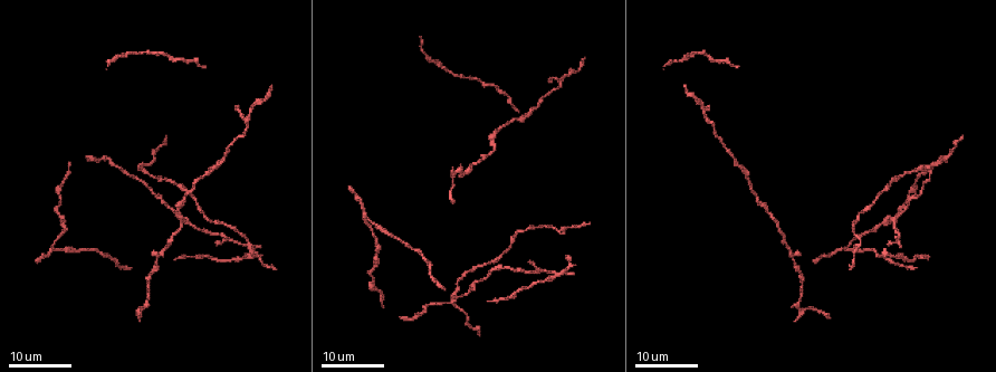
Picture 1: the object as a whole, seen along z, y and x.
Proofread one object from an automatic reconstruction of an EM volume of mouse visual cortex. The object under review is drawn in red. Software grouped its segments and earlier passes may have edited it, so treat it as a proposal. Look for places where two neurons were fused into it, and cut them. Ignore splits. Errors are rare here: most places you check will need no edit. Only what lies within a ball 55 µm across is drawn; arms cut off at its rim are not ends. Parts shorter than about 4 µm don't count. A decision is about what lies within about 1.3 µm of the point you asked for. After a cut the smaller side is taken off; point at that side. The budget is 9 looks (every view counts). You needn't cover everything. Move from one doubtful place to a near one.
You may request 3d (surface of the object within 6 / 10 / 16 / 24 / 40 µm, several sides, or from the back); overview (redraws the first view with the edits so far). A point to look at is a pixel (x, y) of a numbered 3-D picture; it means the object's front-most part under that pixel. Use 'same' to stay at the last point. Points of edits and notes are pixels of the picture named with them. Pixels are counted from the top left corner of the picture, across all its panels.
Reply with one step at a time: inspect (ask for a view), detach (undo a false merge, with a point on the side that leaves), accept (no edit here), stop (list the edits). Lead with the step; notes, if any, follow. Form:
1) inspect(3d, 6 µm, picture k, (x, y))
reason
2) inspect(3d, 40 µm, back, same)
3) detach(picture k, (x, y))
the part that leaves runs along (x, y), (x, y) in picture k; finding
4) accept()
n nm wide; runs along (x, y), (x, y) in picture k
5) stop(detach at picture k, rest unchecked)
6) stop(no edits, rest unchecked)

inspect(3d, 24 µm, picture 1, (446, 304))
side arm on a straight run

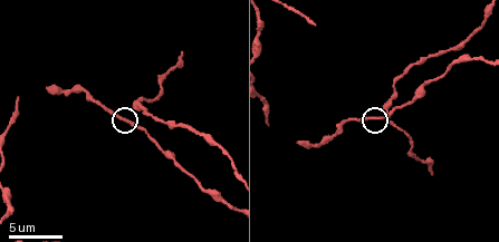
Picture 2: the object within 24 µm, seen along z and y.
inspect(3d, 6 µm, picture 2, (127, 123))

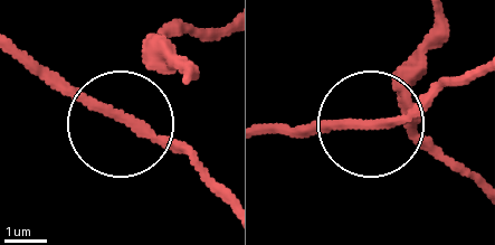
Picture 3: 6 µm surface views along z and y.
accept()
180 nm wide; runs along (188, 81), (160, 69), (113, 120), (60, 91), (17, 48) in picture 3; one neuron here

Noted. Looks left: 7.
inspect(3d, 16 µm, picture 1, (801, 284))
three-way junction

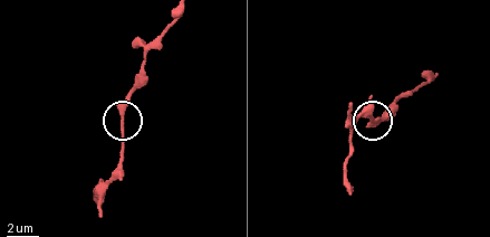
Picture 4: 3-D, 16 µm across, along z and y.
inspect(3d, 10 µm, picture 4, (122, 119))

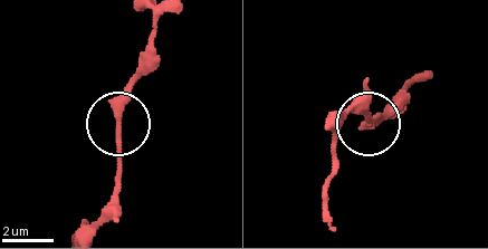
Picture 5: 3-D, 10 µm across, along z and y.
accept()
runs along (156, 21), (152, 60), (131, 86), (115, 131), (115, 192) in picture 5; continuous, no second neuron

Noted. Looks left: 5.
inspect(3d, 16 µm, picture 1, (785, 245))
side arm on a straight run

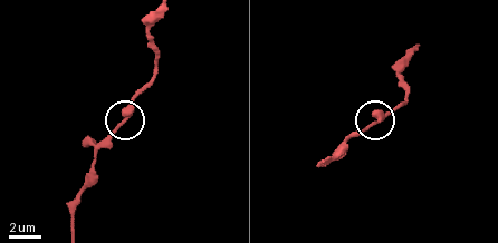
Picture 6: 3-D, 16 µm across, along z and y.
inspect(3d, 6 µm, picture 6, (375, 124))
zoom in

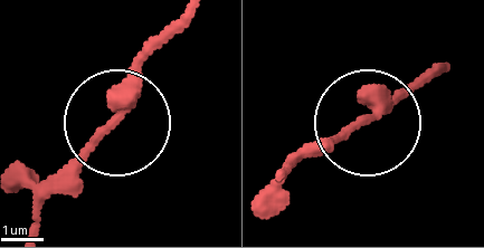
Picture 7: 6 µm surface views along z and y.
accept()
210 nm wide; continuous, no second neuron

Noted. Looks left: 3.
inspect(3d, 16 µm, picture 1, (556, 81))
arms part here

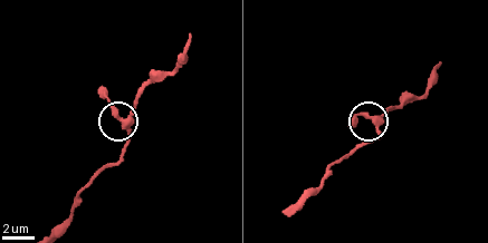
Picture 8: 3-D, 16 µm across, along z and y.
inspect(3d, 6 µm, picture 8, (124, 119))

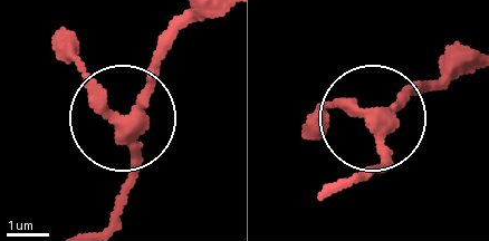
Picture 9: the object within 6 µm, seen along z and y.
accept()
320 nm wide; runs along (347, 183), (380, 162), (375, 116), (419, 84) in picture 9; continuous, no second neuron

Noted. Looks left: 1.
stop(no edits, rest unchecked)

